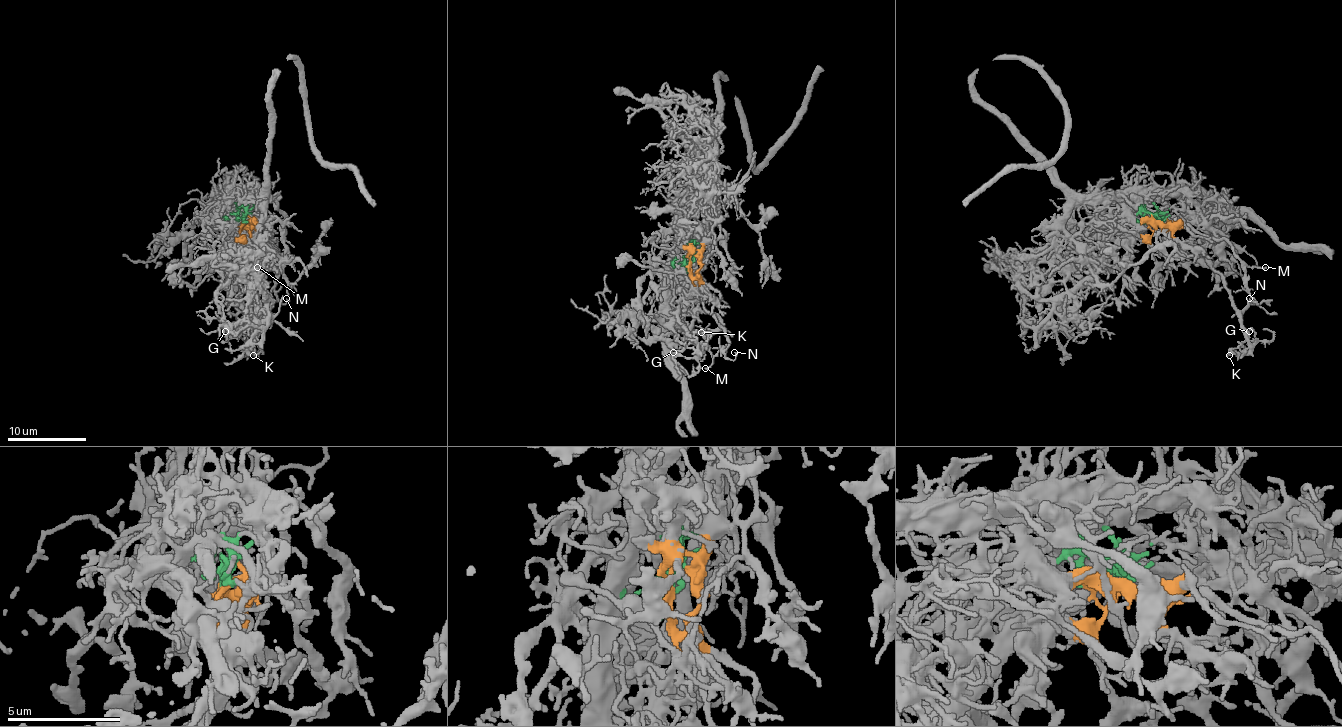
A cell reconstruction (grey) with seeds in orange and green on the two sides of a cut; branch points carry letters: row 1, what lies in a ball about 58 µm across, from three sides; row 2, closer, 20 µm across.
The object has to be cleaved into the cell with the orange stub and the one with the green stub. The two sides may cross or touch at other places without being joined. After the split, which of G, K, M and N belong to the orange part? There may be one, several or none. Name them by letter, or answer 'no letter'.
M, N

